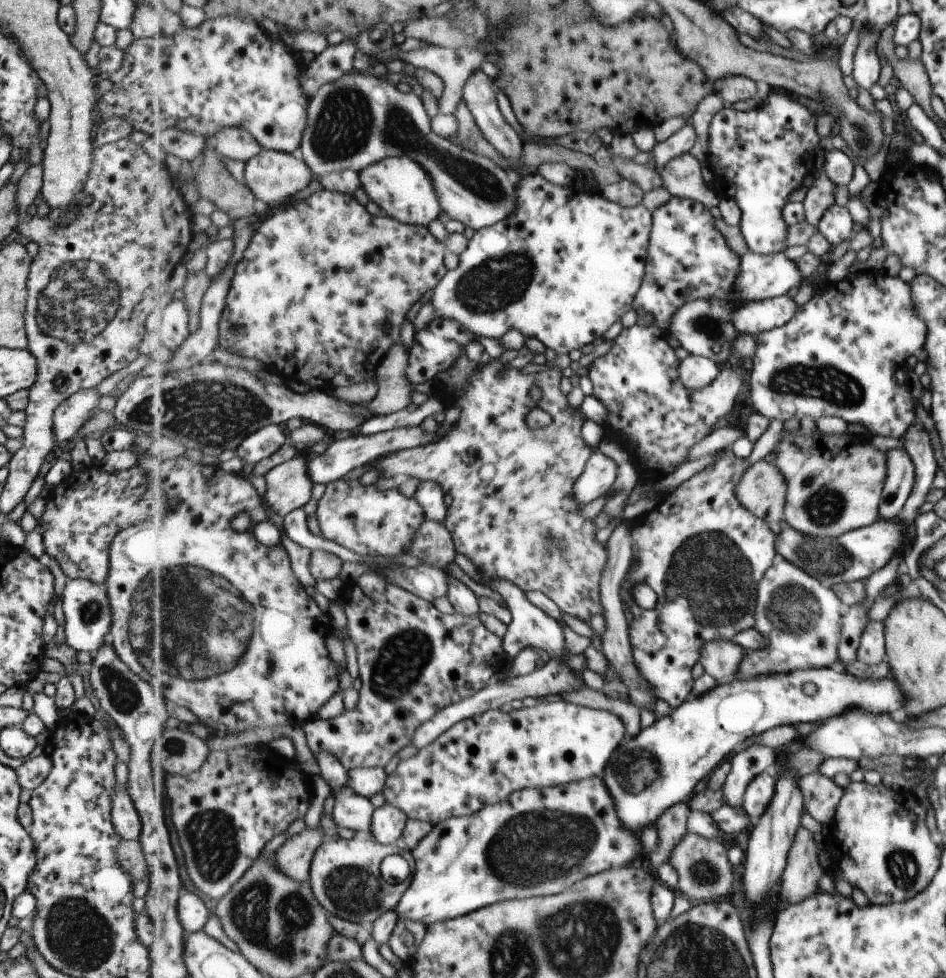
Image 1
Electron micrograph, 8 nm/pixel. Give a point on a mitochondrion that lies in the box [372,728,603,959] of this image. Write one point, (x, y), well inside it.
(522, 854)

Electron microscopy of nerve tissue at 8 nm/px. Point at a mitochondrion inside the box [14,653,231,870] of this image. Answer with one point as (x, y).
(125, 696)

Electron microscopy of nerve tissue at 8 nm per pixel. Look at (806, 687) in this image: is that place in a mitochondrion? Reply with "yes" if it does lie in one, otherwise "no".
no

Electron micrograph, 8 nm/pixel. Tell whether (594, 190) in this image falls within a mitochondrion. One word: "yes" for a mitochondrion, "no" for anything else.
no

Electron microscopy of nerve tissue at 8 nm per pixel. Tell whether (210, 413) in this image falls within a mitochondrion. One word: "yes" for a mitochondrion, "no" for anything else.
yes

